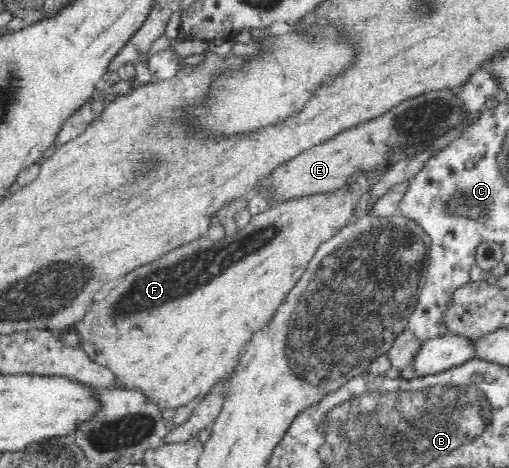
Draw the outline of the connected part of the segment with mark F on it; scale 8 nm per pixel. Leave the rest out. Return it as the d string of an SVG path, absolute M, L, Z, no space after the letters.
M362 167L351 172L346 178L346 181L335 190L328 192L318 192L306 197L297 197L285 201L284 203L272 205L266 208L260 213L252 215L250 222L240 231L234 231L234 235L222 235L222 238L216 238L215 240L207 237L196 238L196 241L190 241L174 251L170 251L168 255L162 255L160 259L148 263L148 265L142 265L142 267L136 267L132 269L122 281L118 281L104 299L98 299L93 301L85 314L76 320L70 327L78 333L78 345L82 348L89 357L92 363L97 363L101 367L106 368L107 371L114 376L114 387L118 389L138 390L150 405L155 407L158 413L164 413L168 409L175 409L182 407L190 403L197 397L202 397L209 392L209 389L213 386L213 383L220 376L232 375L236 364L238 363L238 355L240 351L244 349L242 345L246 341L250 341L252 331L256 330L256 327L260 327L262 321L266 321L270 317L270 313L278 307L282 295L296 283L296 279L300 277L300 273L304 271L304 267L308 265L308 261L313 258L315 251L320 247L321 243L324 243L327 239L332 238L338 231L341 231L348 223L348 219L351 214L351 209L358 199L358 196L365 190L367 184L367 173Z

